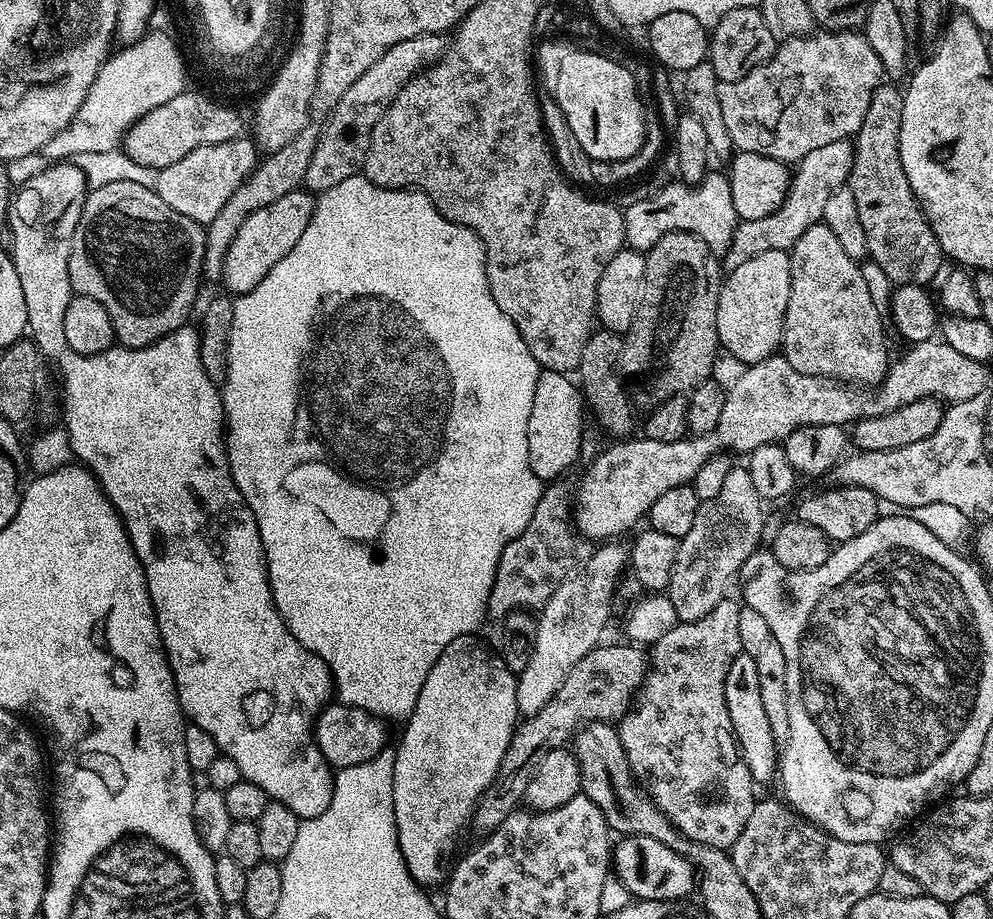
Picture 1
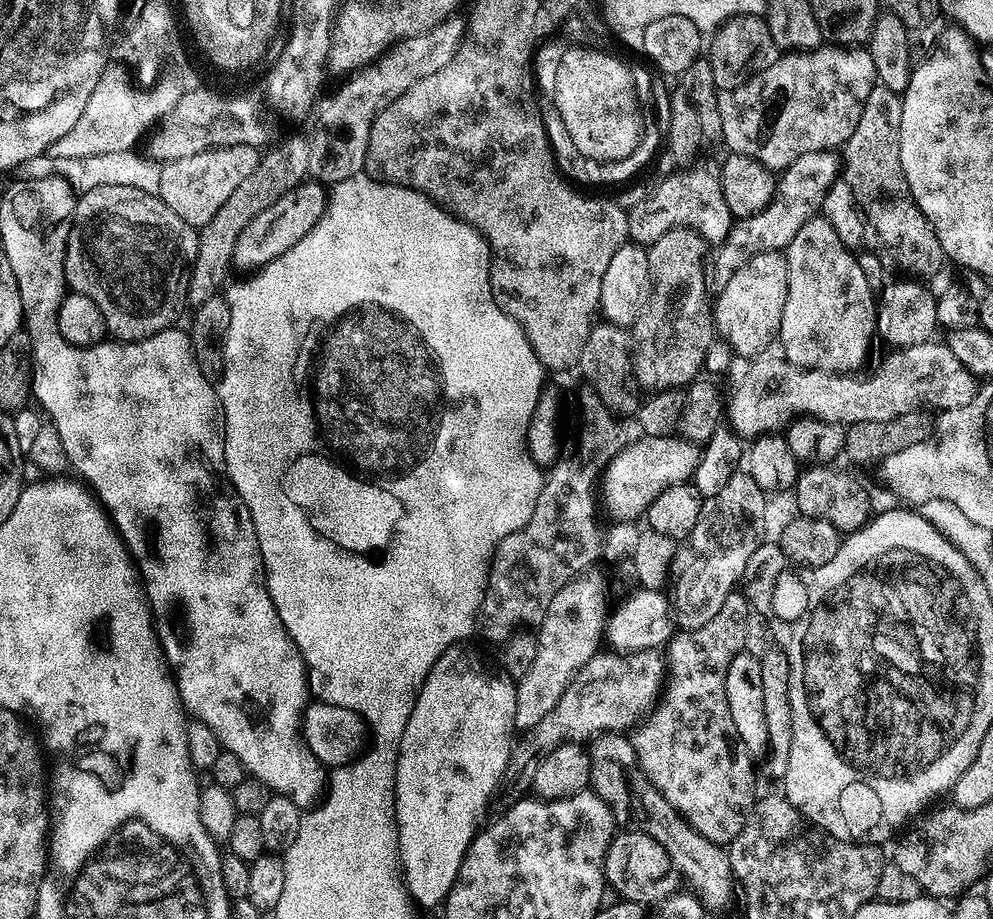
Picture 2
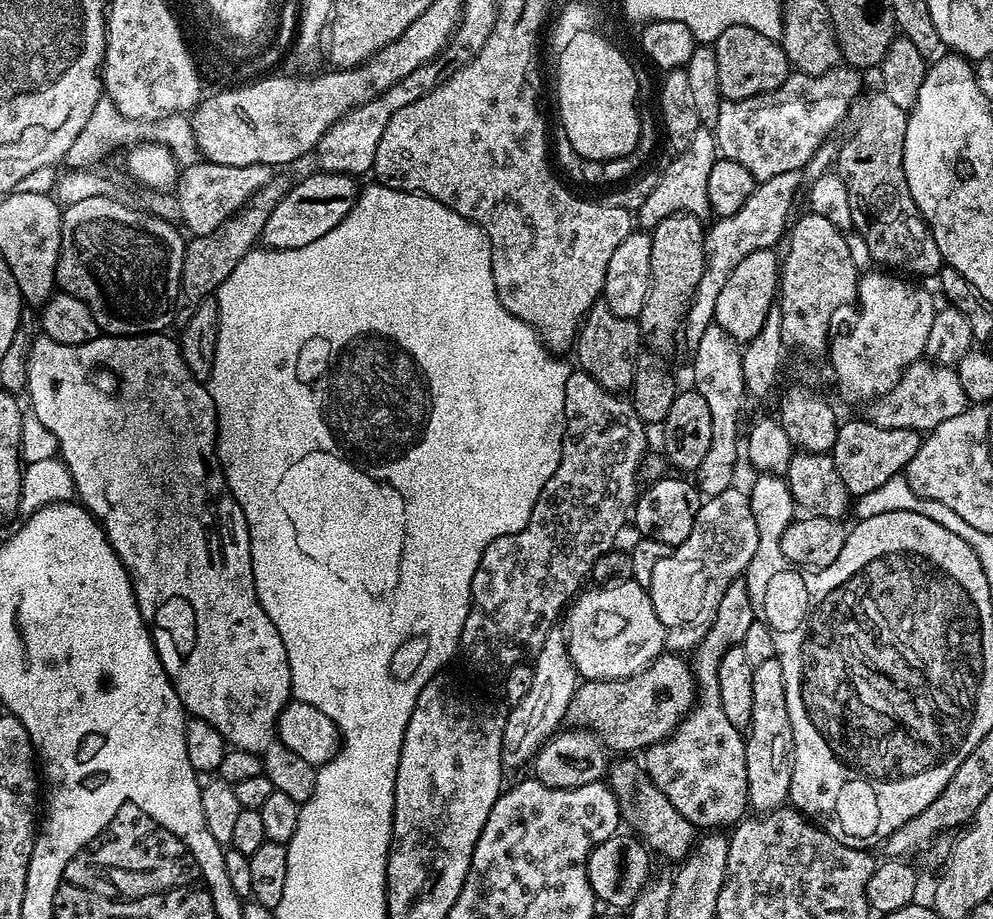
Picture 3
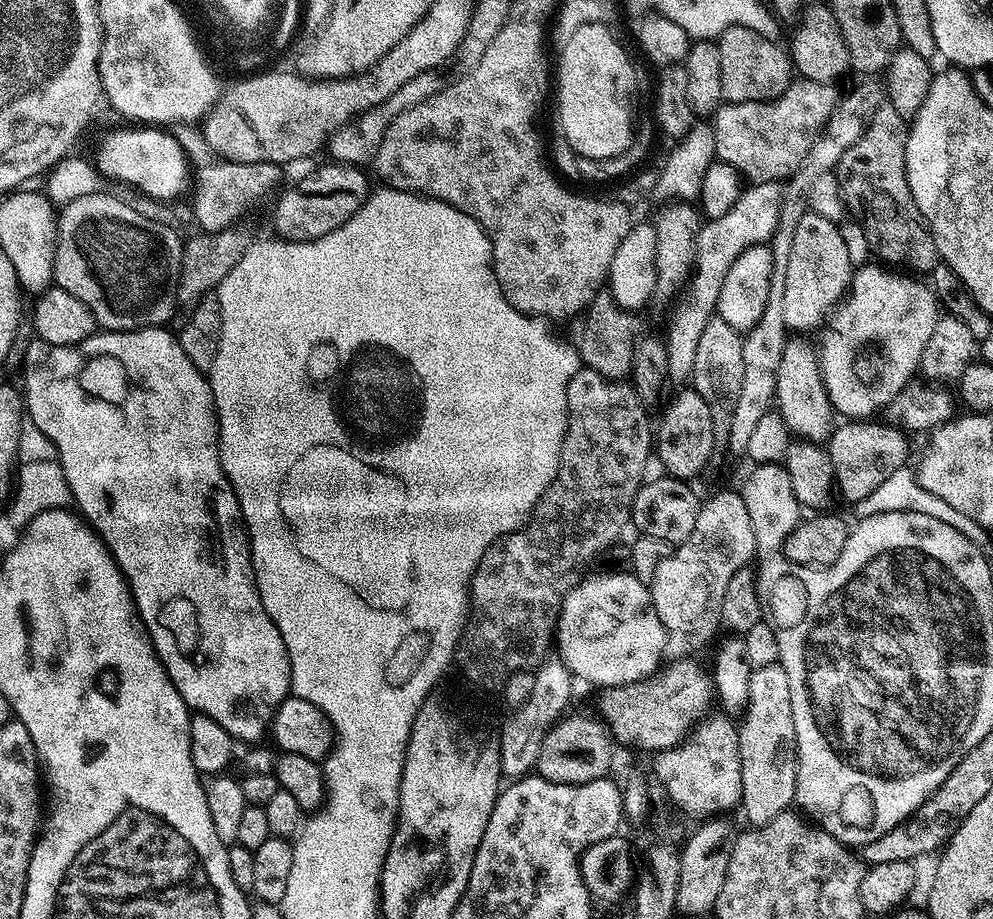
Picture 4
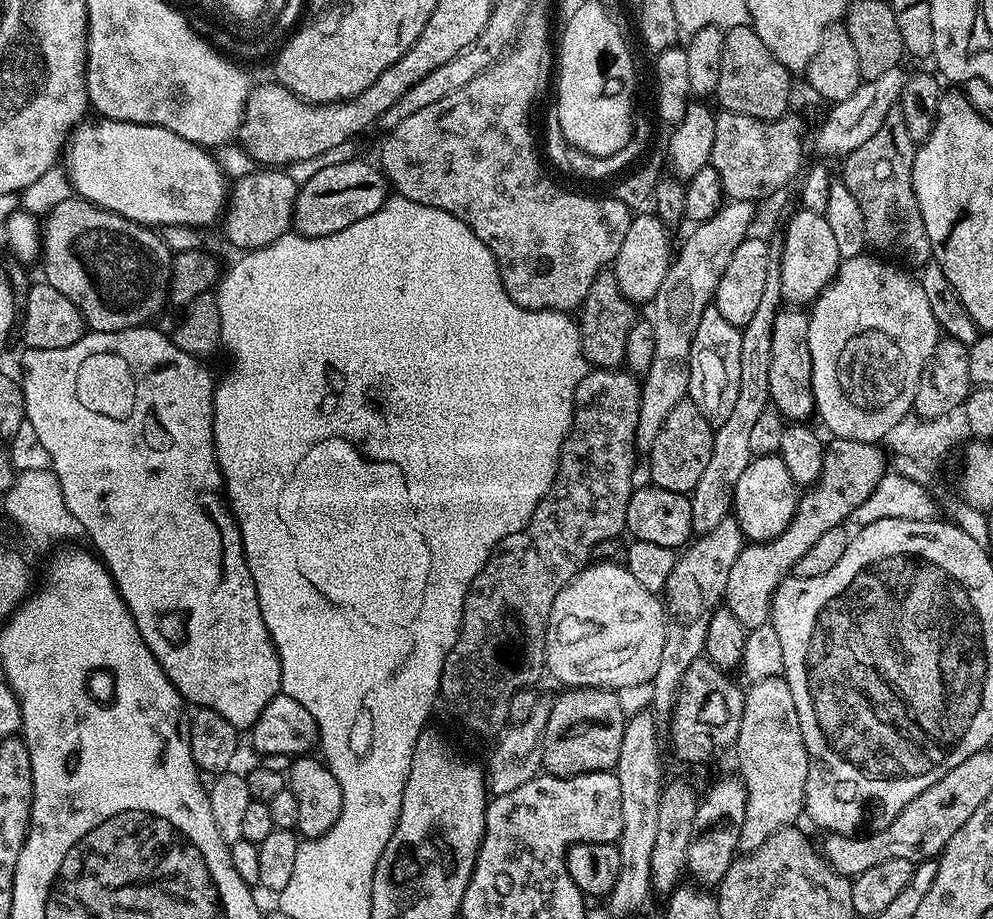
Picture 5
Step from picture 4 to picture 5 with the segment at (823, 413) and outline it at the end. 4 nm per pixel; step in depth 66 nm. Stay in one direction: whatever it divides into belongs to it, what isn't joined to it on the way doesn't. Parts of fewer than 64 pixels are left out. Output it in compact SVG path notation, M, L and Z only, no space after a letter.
M781 310L777 314L777 320L774 322L773 337L771 339L771 353L773 355L770 363L770 380L769 380L769 398L771 407L777 408L780 415L788 422L804 422L811 417L816 410L816 399L814 398L814 390L812 389L812 359L810 358L810 338L808 337L808 317L809 313L804 310Z

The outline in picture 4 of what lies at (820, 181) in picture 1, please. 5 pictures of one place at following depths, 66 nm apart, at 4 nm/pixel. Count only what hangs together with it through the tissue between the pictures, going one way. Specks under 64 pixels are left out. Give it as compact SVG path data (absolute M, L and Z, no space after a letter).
M779 183L752 184L741 191L734 206L730 206L730 210L722 214L722 218L701 223L696 235L694 271L679 297L681 300L677 302L676 309L668 316L668 329L662 332L666 356L665 373L669 381L687 381L691 377L698 338L712 316L716 315L718 294L730 266L734 266L734 258L738 258L742 250L750 250L750 246L768 244L774 234L778 225L781 189Z

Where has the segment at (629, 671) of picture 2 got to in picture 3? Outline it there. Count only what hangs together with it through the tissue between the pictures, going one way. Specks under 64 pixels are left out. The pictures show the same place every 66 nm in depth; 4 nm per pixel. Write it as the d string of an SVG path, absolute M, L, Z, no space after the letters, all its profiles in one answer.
M662 654L637 676L625 680L584 680L568 707L567 723L587 726L603 740L605 749L616 754L636 754L632 752L667 740L692 711L698 695L689 661L668 655Z

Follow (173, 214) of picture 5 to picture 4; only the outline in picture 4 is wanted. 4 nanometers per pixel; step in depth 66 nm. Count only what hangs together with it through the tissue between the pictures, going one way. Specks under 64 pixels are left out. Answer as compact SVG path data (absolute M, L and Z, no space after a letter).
M124 126L117 132L108 132L100 140L100 145L96 148L96 160L94 168L101 177L109 176L112 180L117 180L120 184L129 184L132 188L137 188L144 196L149 196L152 200L172 200L175 196L180 196L188 188L188 160L184 157L184 148L171 136L171 131L161 130L156 126Z

